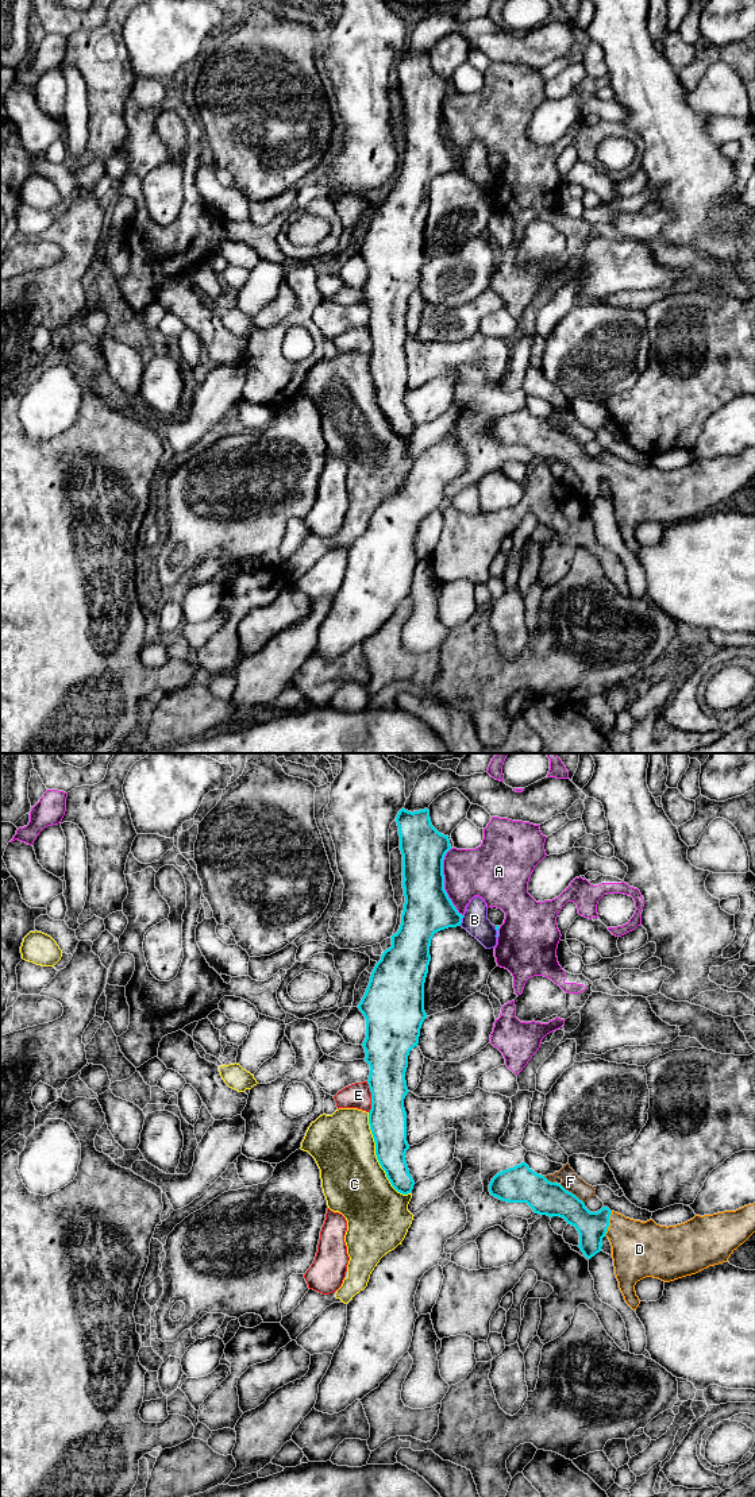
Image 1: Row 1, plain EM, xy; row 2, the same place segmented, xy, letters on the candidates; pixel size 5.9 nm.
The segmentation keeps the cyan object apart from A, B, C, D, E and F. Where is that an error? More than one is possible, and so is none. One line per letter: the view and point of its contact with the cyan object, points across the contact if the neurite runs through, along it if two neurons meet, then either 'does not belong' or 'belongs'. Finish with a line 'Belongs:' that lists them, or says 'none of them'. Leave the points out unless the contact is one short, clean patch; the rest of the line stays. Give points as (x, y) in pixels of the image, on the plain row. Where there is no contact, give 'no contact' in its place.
A: xy (443, 126) | does not belong
B: xy (461, 165) | along xy (463, 159), (459, 169) | does not belong
C: xy (377, 401) | does not belong
D: xy (608, 467) | across xy (592, 471), (608, 467), (617, 471), (639, 493) | belongs
E: xy (372, 342) | does not belong
F: xy (570, 436) | does not belong
Belongs: D

